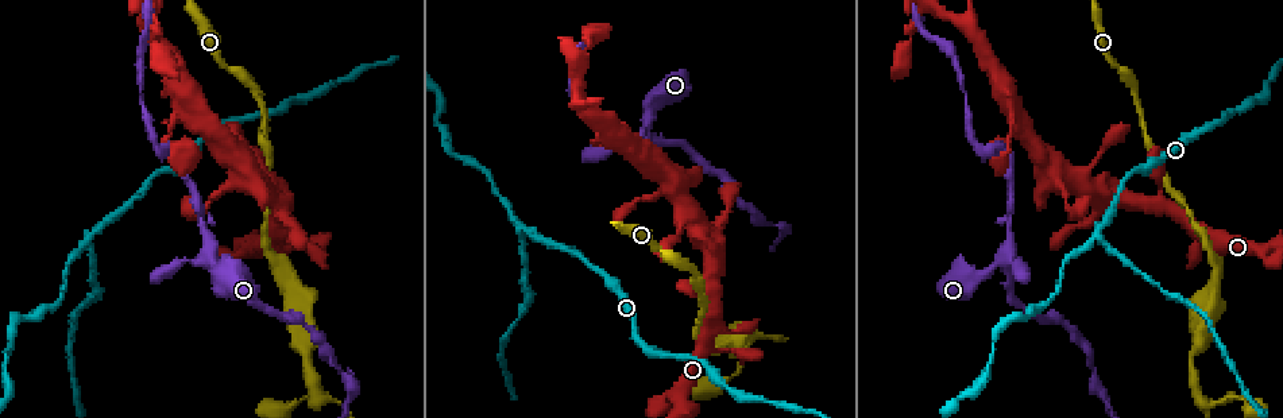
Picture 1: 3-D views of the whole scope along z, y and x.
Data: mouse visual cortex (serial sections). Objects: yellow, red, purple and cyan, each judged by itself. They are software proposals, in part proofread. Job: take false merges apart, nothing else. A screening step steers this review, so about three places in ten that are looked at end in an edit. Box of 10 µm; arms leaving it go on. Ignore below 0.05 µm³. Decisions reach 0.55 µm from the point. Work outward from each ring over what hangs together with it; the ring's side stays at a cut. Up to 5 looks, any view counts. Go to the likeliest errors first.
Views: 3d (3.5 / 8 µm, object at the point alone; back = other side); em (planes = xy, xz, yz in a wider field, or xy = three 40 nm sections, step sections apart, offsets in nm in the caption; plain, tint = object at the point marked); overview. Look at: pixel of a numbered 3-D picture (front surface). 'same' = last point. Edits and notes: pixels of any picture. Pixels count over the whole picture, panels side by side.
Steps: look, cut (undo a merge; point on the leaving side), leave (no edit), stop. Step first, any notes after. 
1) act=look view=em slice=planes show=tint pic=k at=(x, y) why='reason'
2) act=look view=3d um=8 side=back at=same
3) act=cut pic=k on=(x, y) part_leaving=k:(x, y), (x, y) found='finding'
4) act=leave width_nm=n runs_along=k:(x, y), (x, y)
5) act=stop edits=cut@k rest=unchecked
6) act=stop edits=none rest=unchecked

act=look view=3d um=3.5 pic=1 at=(1001, 262) why='four-way junction'

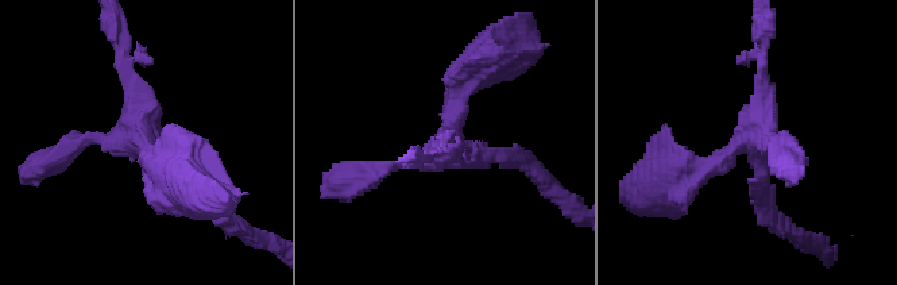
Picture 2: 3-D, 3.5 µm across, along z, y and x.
act=leave arms=4 arm_widths_nm=150,200,200,250 runs_along=2:(676, 176), (756, 130), (762, 56) found='all the same cell'

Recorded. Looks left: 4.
act=look view=3d um=3.5 pic=1 at=(1093, 233) why='a fork'

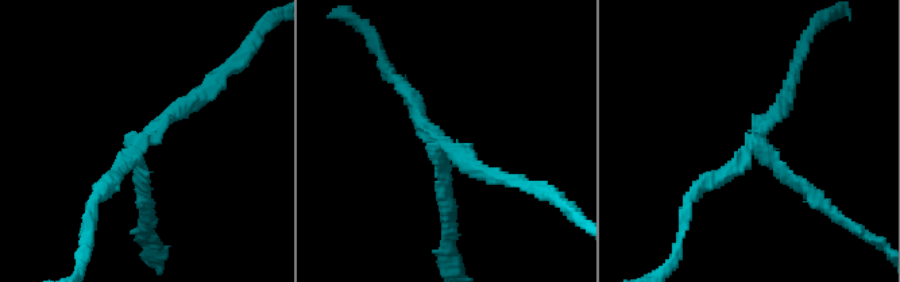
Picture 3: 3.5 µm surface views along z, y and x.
act=look view=em slice=xy step=1 show=tint pic=3 at=(139, 140) why='shape alone is not enough'

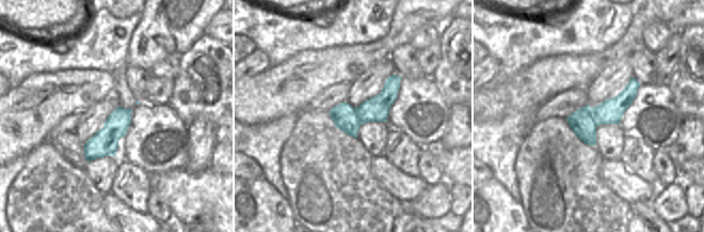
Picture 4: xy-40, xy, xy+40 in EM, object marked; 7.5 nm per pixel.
act=cut pic=3 on=(791, 178) arms=3 found='a second cell is stuck on'

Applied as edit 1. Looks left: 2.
act=stop edits=cut@3 rest=unchecked

